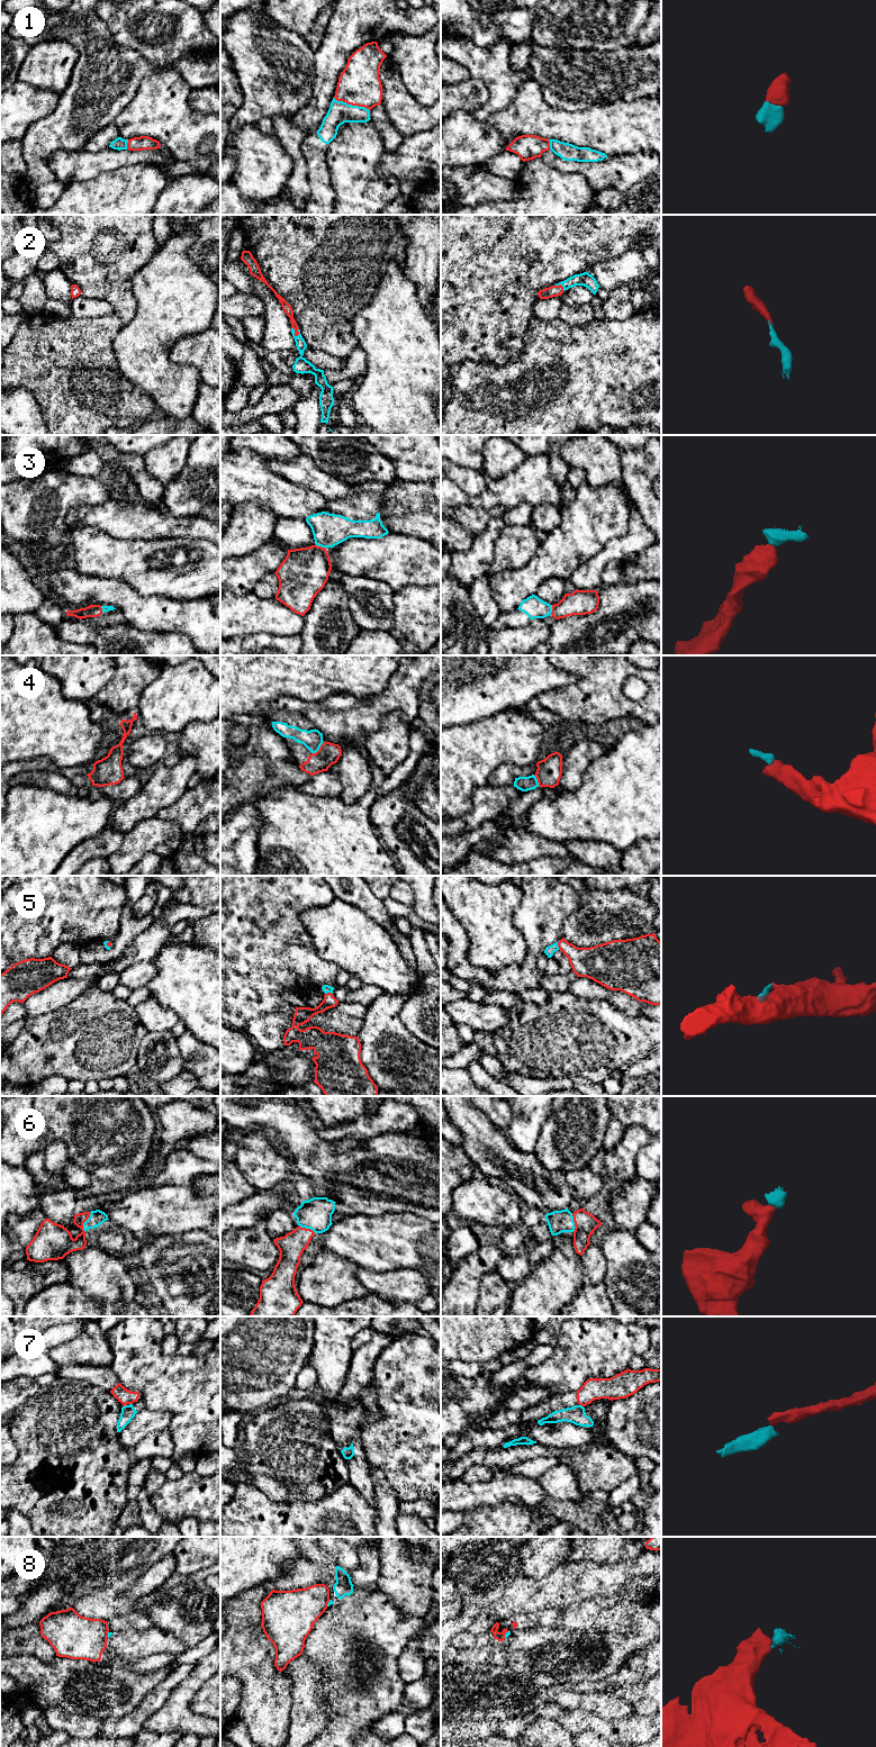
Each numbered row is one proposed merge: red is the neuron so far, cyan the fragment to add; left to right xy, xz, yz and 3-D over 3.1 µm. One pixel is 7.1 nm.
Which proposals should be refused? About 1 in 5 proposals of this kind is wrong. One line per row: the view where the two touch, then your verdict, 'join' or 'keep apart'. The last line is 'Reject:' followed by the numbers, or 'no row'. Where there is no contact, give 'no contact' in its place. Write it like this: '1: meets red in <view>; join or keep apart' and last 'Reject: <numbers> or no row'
1: meets red in xz; join
2: meets red in xz; join
3: meets red in xz; join
4: meets red in xz; join
5: meets red in yz; join
6: meets red in xy; join
7: meets red in xy; keep apart
8: meets red in yz; keep apart
Reject: 7, 8

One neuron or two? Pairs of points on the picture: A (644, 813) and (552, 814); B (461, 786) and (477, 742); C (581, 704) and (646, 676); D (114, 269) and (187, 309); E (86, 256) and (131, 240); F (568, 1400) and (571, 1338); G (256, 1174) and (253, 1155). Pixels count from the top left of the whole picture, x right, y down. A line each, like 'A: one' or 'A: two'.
A: one
B: one
C: one
D: two
E: one
F: two
G: one

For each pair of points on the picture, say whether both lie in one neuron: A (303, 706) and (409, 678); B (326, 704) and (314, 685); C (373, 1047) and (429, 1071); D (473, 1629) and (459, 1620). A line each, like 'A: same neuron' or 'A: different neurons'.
A: same neuron
B: different neurons
C: same neuron
D: different neurons

